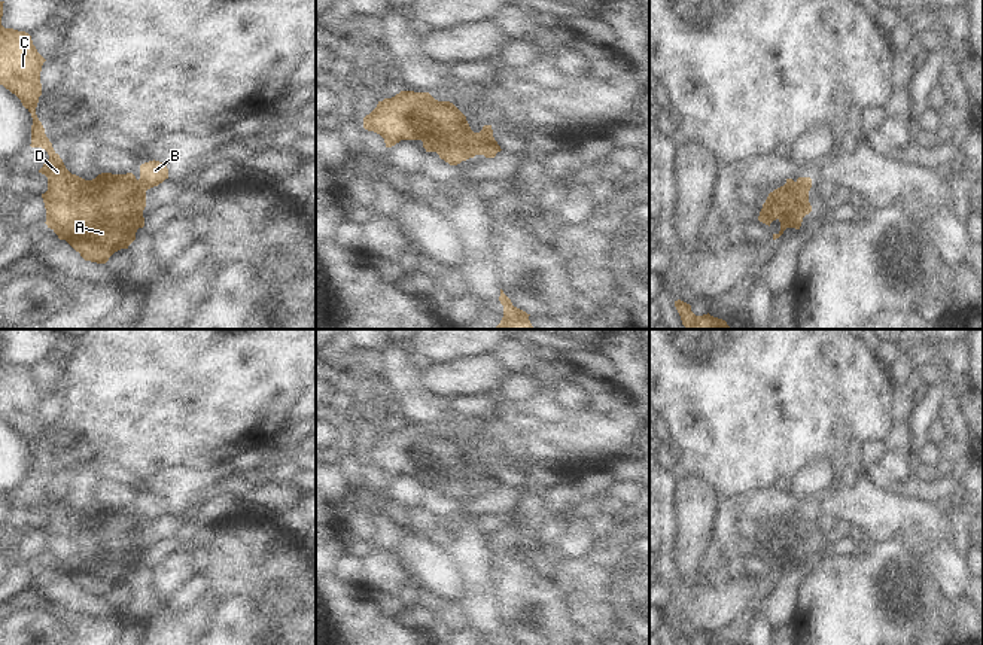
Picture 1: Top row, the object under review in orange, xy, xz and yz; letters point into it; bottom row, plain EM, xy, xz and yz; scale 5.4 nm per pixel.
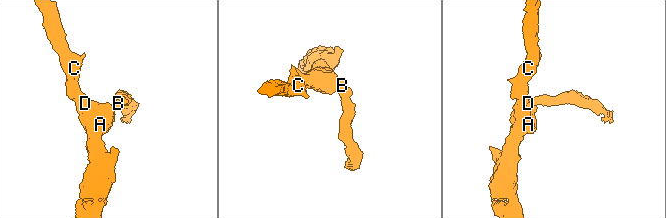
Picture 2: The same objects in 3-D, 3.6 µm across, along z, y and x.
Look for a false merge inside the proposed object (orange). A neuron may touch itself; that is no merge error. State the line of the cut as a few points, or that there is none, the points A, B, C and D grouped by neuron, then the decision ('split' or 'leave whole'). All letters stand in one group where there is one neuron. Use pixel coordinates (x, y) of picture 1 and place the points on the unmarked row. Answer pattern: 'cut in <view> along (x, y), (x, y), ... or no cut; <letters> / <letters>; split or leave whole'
cut in xz along (472, 466), (475, 487); A C D / B; split

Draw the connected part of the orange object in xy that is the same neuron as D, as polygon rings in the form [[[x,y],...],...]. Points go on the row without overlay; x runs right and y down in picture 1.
[[[0,335],[0,419],[15,428],[31,447],[30,480],[42,481],[49,489],[48,496],[39,503],[48,511],[48,524],[42,527],[46,542],[45,557],[60,573],[66,573],[79,585],[85,594],[106,597],[115,585],[128,582],[136,573],[137,563],[144,560],[146,523],[133,506],[101,506],[92,514],[85,514],[66,502],[36,448],[39,430],[42,429],[40,405],[46,393],[37,386],[28,366],[1,359],[3,337]]]

